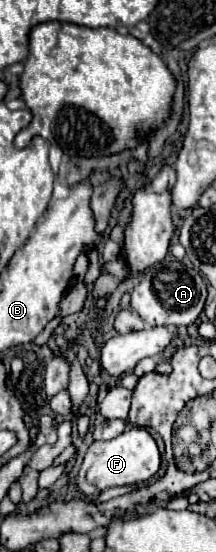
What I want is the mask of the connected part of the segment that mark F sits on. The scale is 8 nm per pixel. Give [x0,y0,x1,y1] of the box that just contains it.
[77,427,161,497]

